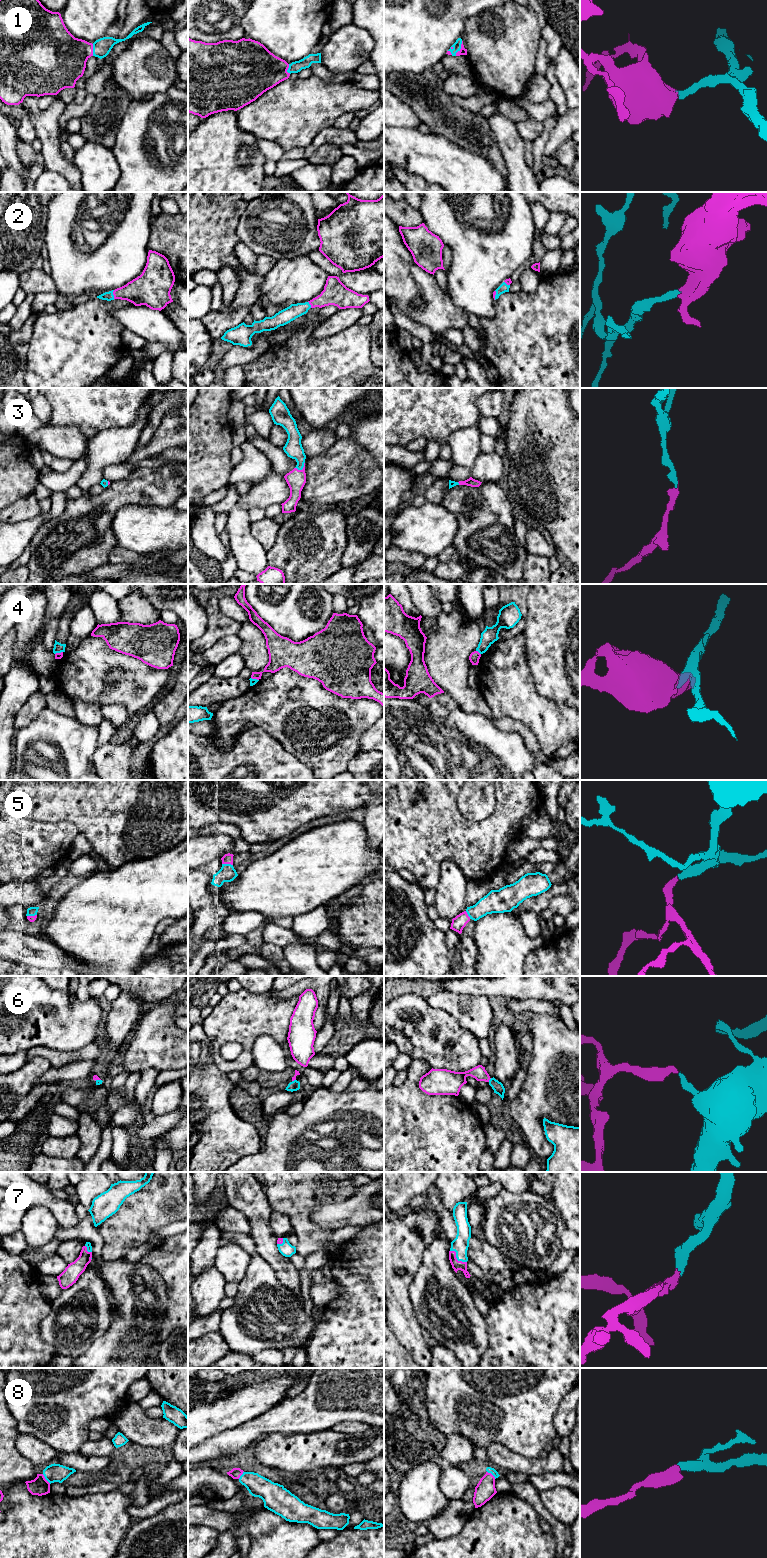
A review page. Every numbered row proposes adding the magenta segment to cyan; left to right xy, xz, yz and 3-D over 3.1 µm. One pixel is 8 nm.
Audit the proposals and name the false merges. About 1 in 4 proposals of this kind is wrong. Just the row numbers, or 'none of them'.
4

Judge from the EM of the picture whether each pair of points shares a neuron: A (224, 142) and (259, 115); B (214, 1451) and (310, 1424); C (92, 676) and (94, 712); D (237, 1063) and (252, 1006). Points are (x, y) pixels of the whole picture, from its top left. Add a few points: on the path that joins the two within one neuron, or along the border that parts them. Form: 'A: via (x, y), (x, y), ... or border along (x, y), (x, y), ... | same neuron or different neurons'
A: border along (236, 111), (238, 125), (258, 138) | different neurons
B: via (238, 1439), (266, 1423), (286, 1423) | same neuron
C: border along (71, 700), (78, 699), (103, 706) | different neurons
D: via (247, 1049), (247, 1020) | same neuron

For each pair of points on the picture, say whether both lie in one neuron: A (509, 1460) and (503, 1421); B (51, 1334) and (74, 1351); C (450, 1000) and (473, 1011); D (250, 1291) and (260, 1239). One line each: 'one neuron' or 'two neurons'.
A: two neurons
B: one neuron
C: one neuron
D: two neurons

